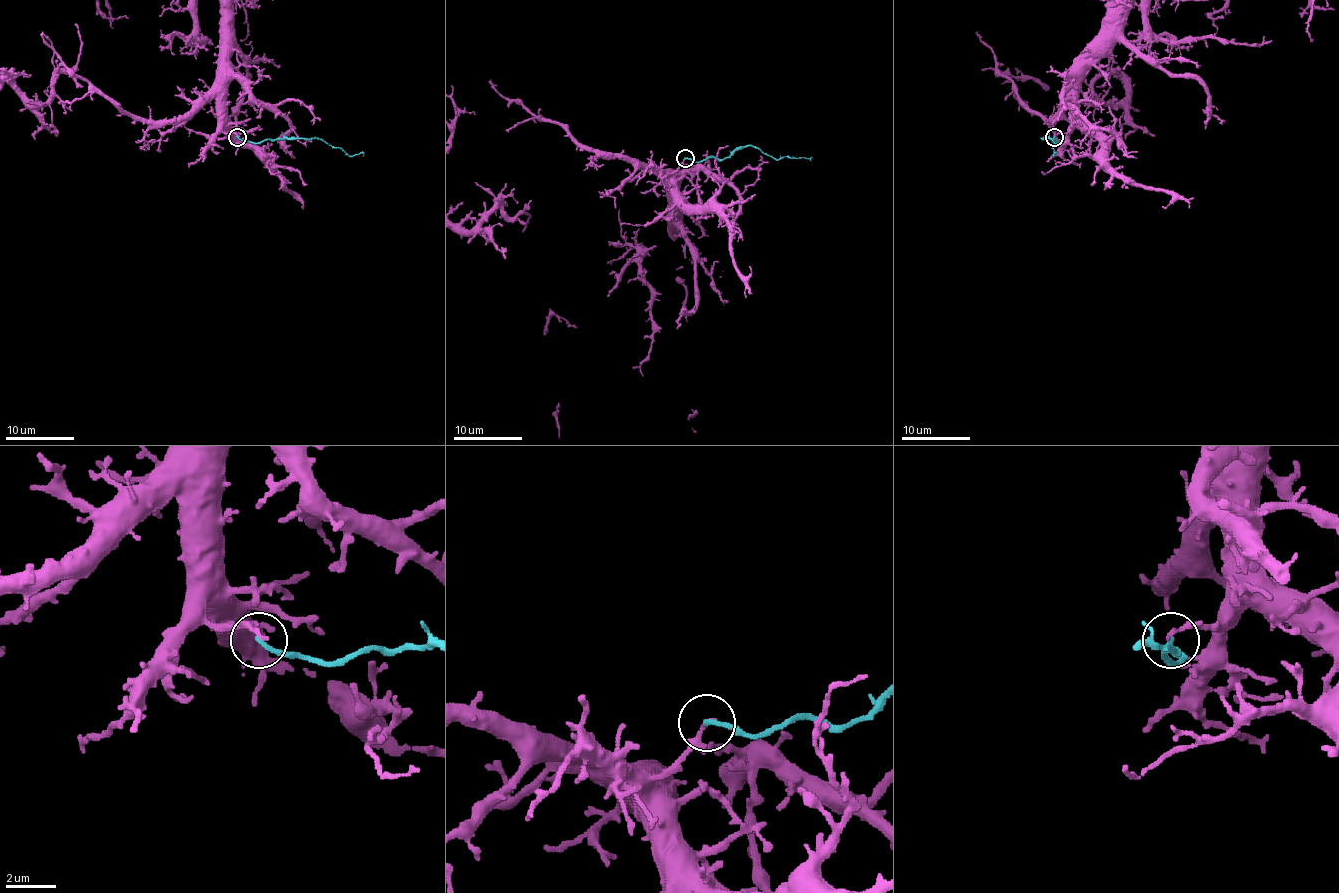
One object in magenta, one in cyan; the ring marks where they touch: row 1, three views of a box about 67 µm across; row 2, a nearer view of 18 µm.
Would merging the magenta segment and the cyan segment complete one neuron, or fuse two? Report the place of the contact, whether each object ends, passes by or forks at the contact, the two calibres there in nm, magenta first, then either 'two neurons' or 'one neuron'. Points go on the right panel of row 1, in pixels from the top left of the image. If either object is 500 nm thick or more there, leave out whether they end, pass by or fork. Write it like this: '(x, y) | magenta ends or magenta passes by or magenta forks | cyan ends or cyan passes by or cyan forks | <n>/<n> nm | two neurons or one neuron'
(1054, 137) | magenta ends | cyan ends | 190/200 nm | two neurons

